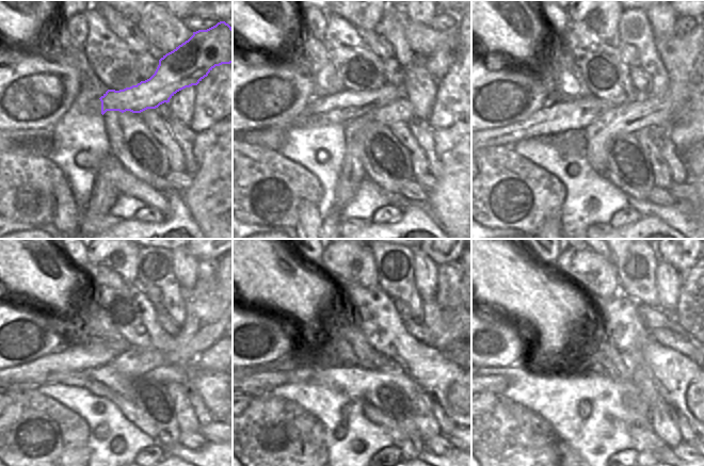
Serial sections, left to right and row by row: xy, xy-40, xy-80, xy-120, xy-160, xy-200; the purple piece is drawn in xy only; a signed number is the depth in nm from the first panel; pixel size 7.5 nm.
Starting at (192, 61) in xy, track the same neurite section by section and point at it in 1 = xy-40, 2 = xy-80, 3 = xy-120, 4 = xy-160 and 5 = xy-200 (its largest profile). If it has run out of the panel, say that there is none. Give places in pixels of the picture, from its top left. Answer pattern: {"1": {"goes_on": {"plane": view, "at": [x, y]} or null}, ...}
{"1": {"goes_on": {"plane": "xy-40", "at": [341, 108]}}, "2": {"goes_on": {"plane": "xy-80", "at": [558, 116]}}, "3": {"goes_on": {"plane": "xy-120", "at": [80, 354]}}, "4": {"goes_on": {"plane": "xy-160", "at": [315, 354]}}, "5": {"goes_on": {"plane": "xy-200", "at": [528, 363]}}}

